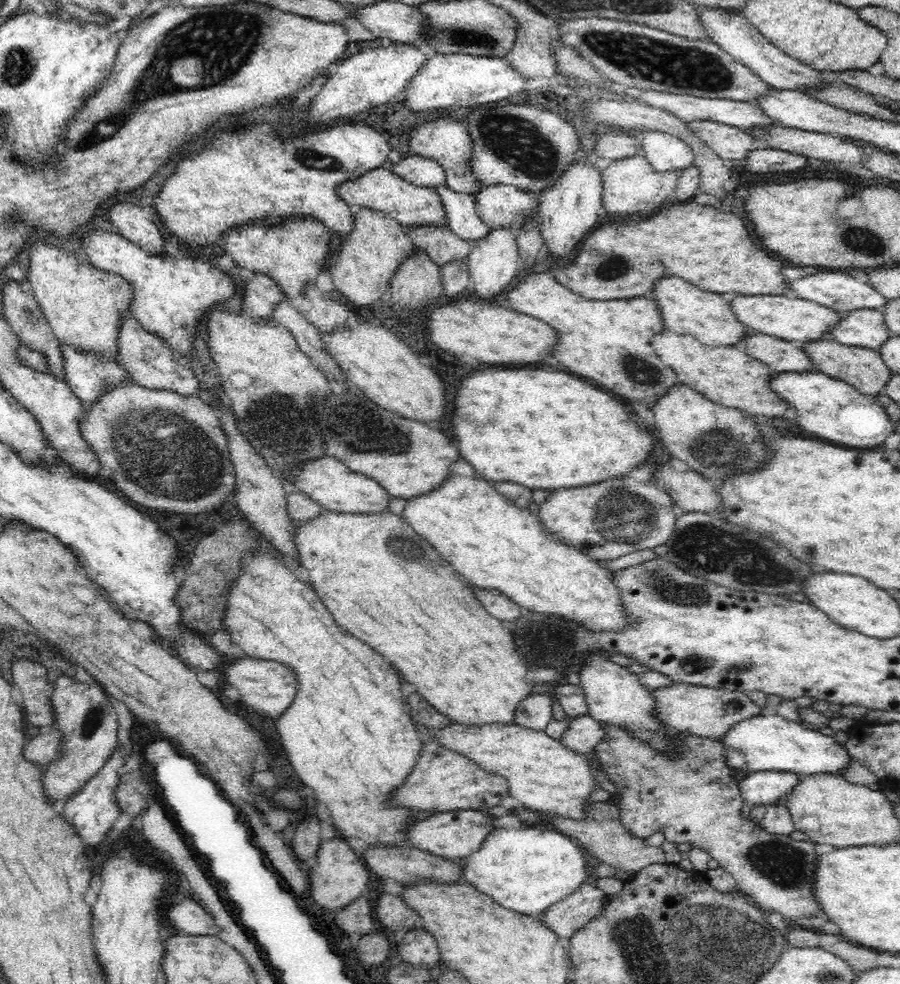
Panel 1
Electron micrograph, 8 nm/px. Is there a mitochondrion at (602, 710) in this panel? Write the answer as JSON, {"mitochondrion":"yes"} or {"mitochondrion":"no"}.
{"mitochondrion":"no"}

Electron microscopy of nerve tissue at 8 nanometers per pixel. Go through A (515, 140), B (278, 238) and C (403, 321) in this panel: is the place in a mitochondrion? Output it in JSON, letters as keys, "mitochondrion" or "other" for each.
{"A":"mitochondrion","B":"other","C":"other"}

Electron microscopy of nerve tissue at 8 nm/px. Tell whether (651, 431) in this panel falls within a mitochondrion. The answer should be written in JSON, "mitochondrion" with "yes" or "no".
{"mitochondrion":"no"}

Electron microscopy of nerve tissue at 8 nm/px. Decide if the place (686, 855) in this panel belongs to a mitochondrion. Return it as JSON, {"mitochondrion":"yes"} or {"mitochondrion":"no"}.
{"mitochondrion":"no"}

